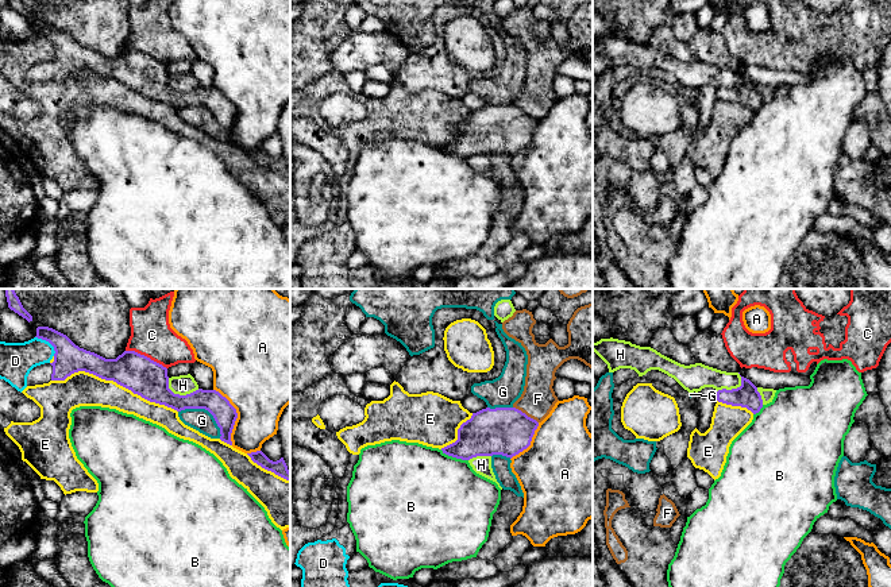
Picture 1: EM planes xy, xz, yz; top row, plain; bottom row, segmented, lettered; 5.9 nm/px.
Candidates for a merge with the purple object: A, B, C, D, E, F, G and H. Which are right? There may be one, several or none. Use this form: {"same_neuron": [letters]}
{"same_neuron": []}

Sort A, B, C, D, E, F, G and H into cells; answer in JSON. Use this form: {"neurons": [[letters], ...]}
{"neurons": [["A"], ["B"], ["C"], ["D", "E"], ["F"], ["G"], ["H"]]}

